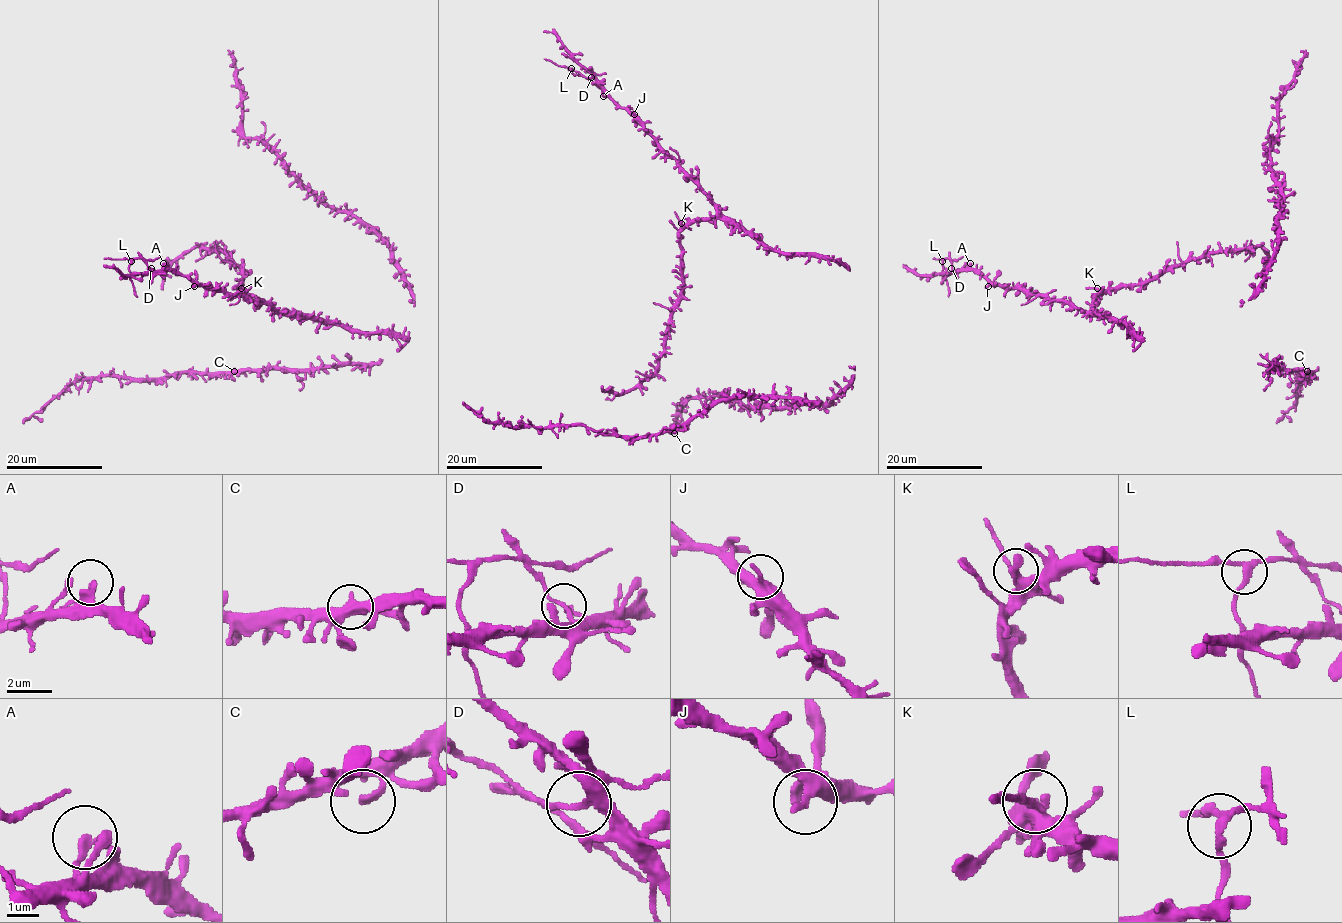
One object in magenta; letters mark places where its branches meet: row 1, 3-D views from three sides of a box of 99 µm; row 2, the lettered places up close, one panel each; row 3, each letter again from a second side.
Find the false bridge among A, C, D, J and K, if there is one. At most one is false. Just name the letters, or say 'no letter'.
D

